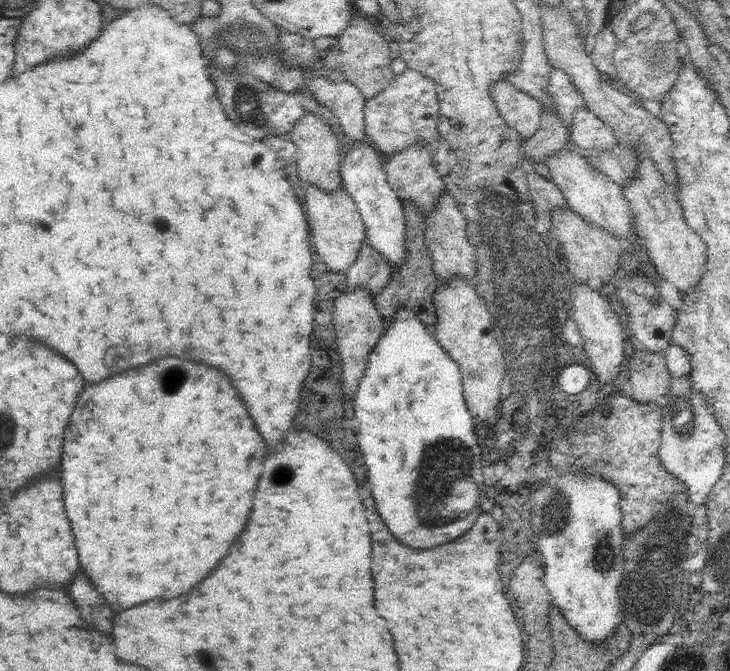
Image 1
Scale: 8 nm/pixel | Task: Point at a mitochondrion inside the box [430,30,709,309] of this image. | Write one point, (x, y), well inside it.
(658, 63)

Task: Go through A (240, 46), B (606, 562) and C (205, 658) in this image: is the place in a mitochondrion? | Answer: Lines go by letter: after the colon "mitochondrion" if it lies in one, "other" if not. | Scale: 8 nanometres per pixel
A: mitochondrion
B: mitochondrion
C: mitochondrion

